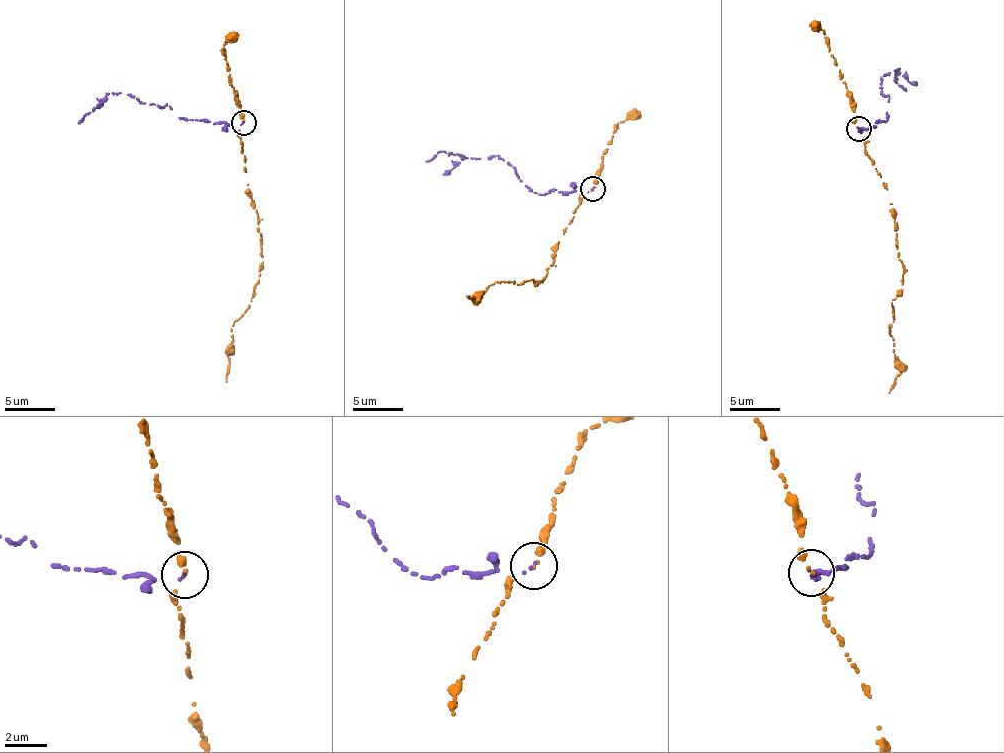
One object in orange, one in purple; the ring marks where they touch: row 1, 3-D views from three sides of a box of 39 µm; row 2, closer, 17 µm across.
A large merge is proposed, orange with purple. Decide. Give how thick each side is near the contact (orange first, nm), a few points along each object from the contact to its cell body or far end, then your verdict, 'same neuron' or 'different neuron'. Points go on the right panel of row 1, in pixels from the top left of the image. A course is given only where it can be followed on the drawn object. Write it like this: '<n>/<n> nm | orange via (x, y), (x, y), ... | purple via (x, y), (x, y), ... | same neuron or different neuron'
90/90 nm | orange via (858, 128), (893, 208), (904, 269), (902, 293), (892, 299), (895, 320), (889, 330), (901, 374), (888, 392) | purple via (858, 128), (861, 132), (889, 118), (887, 95), (880, 82), (883, 75), (899, 71), (894, 80), (906, 90) | different neuron

